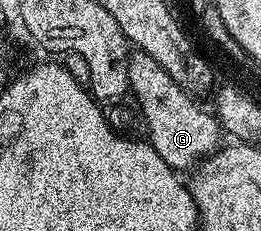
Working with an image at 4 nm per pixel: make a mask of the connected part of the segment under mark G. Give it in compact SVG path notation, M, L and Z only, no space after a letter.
M137 50L131 51L128 56L128 82L134 102L144 113L147 141L170 168L178 172L191 169L219 147L222 131L217 117L194 102L195 97L184 91L170 77L168 70L156 62L156 58Z

